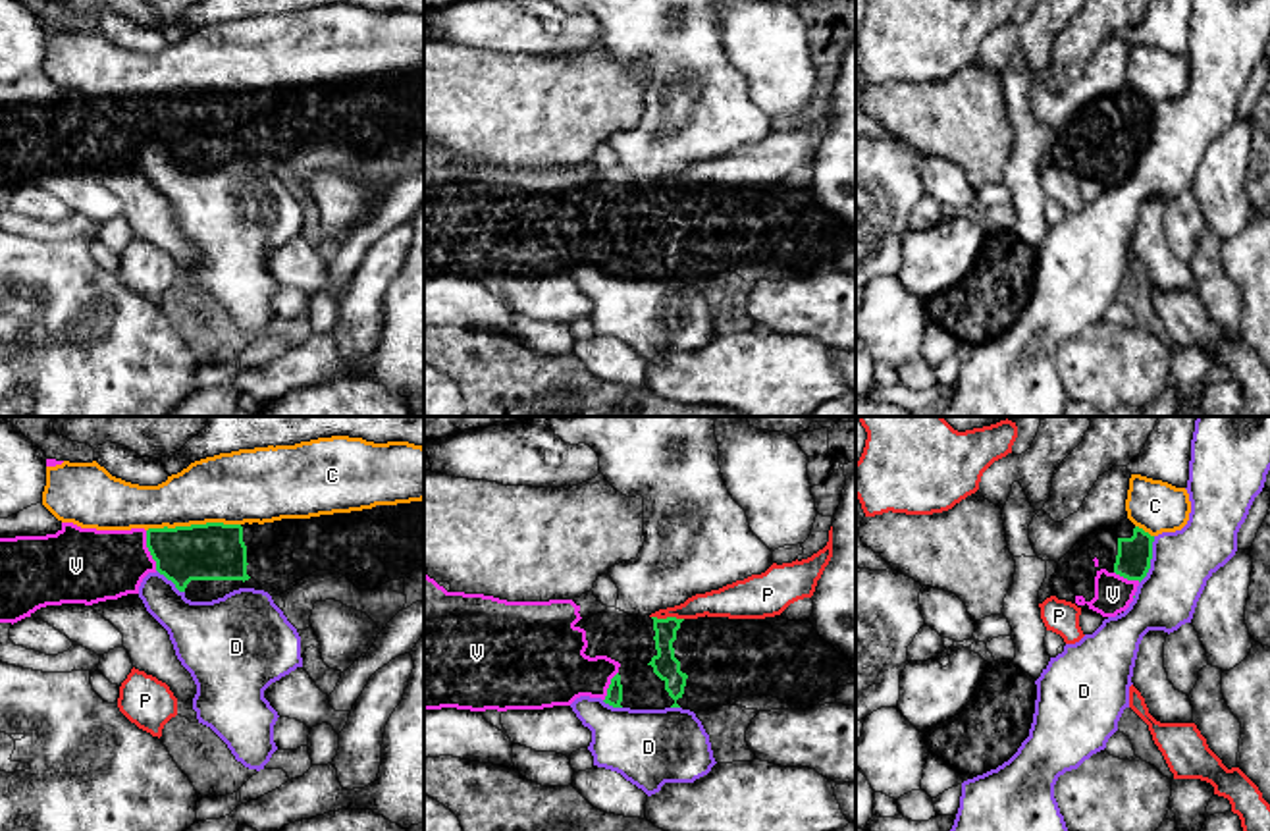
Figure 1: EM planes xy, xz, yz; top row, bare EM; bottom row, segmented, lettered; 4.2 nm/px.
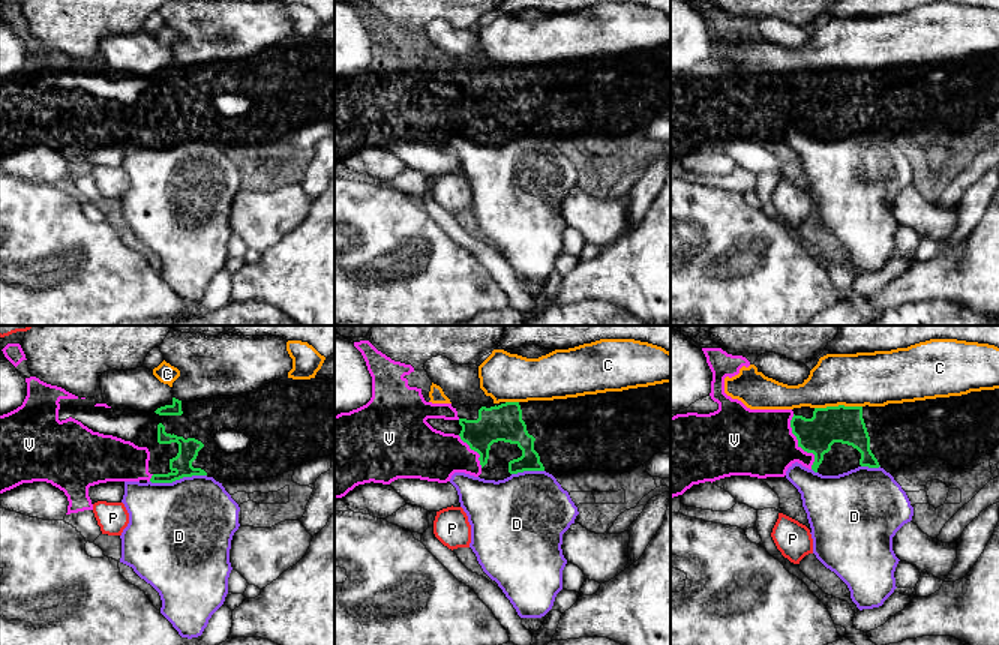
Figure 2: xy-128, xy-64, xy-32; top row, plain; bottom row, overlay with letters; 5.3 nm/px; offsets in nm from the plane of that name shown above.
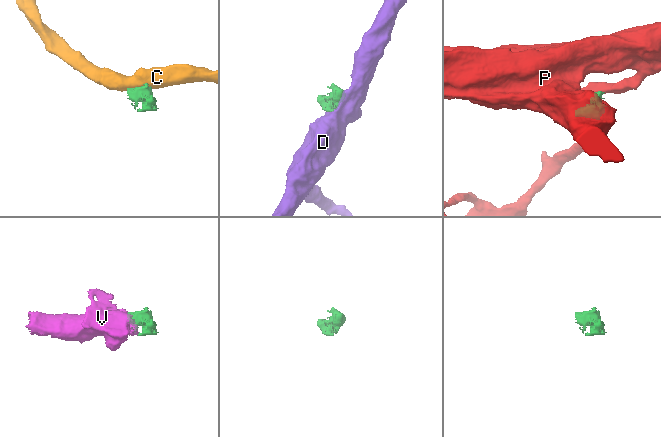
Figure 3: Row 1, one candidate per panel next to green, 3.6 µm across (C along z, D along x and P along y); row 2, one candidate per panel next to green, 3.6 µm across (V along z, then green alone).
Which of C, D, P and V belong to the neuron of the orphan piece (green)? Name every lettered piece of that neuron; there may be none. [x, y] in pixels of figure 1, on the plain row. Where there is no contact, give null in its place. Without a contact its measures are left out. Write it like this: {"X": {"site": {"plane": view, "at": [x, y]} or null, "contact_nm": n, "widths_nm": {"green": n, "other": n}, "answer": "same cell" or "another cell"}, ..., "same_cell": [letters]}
{"C": {"site": {"plane": "xy", "at": [193, 93]}, "contact_nm": 400, "widths_nm": {"green": 240, "other": 300}, "answer": "another cell"}, "D": {"site": {"plane": "yz", "at": [1151, 126]}, "contact_nm": 220, "widths_nm": {"green": 140, "other": 260}, "answer": "another cell"}, "P": {"site": {"plane": "xz", "at": [667, 186]}, "contact_nm": 140, "widths_nm": {"green": 110, "other": 130}, "answer": "another cell"}, "V": {"site": {"plane": "xy", "at": [149, 118]}, "contact_nm": 180, "widths_nm": {"green": 240, "other": 300}, "answer": "same cell"}, "same_cell": ["V"]}

